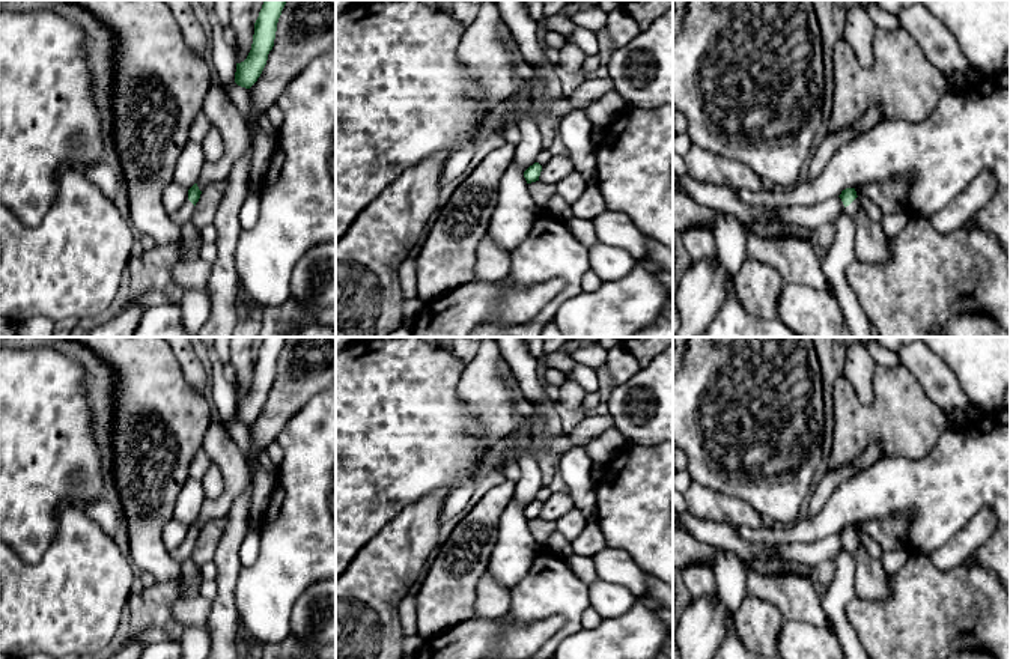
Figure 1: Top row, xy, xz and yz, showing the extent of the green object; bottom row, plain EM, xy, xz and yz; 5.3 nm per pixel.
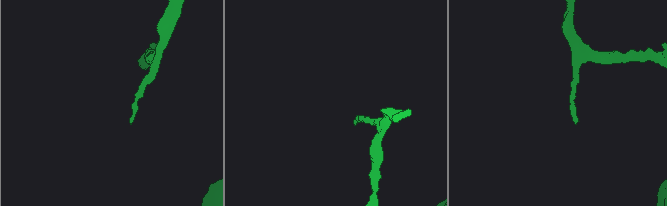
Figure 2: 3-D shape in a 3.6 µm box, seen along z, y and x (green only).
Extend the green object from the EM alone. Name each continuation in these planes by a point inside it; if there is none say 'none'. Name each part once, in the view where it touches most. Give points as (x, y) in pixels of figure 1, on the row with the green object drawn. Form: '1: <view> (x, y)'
1: yz (852, 209)

